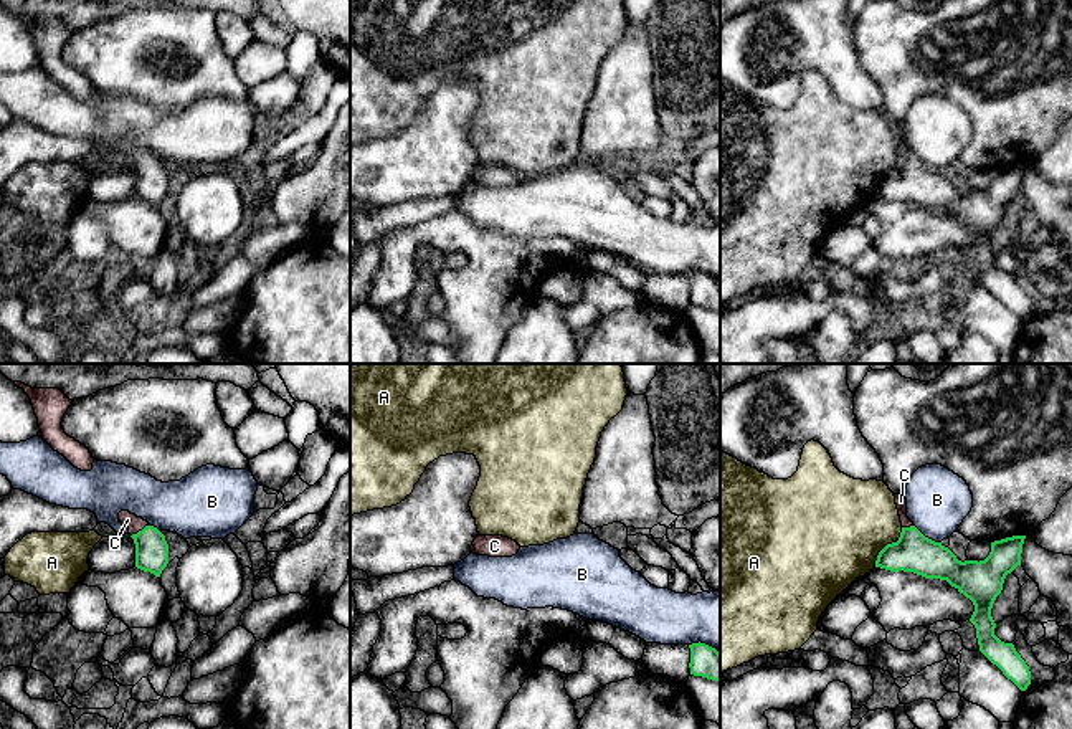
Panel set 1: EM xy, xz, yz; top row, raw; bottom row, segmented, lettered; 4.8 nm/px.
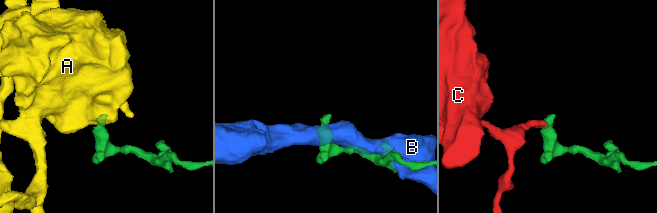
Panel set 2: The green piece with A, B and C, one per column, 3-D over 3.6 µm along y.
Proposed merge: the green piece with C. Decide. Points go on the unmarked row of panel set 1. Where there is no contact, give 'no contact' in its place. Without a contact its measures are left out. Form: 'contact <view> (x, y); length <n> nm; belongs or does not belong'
contact xy (139, 161); length 110 nm; belongs

